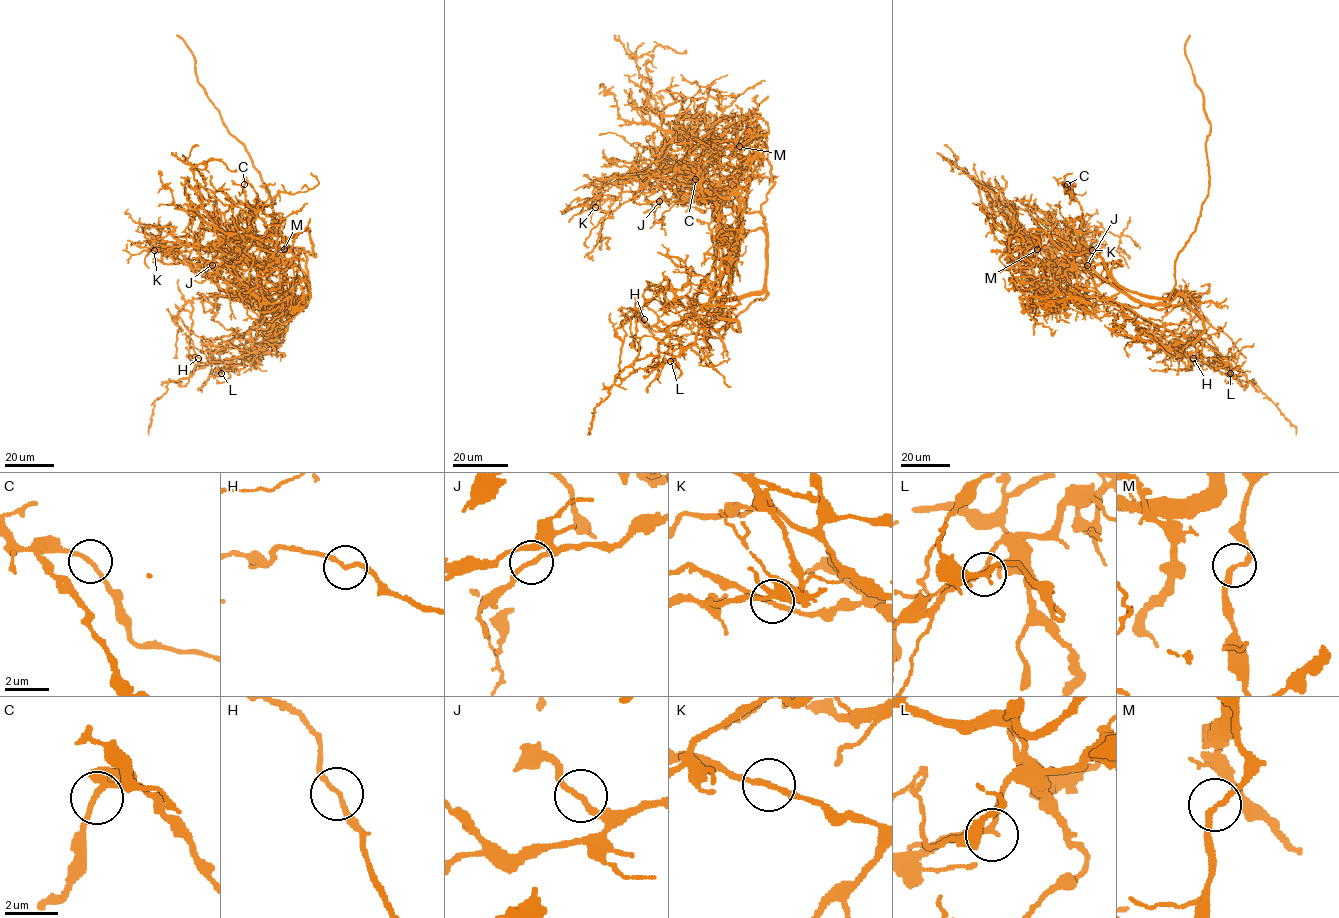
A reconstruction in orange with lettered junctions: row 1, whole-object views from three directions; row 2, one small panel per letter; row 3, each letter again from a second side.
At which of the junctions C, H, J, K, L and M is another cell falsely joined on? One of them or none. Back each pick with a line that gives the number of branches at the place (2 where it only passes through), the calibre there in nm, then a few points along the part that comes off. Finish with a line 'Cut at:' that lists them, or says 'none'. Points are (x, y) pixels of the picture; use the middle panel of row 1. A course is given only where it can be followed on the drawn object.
M: 2 branches meet; 200 nm thick; foreign part runs (739, 146), (749, 127), (760, 130), (756, 150), (701, 200), (699, 172), (662, 159), (672, 136), (624, 104)
Cut at: M

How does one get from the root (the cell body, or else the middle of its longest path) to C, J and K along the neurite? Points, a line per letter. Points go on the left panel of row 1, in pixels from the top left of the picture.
C: (308, 291), (306, 257), (301, 248), (257, 243), (245, 249), (225, 239), (261, 207), (254, 188), (244, 184)
J: (308, 291), (304, 273), (291, 262), (262, 263), (261, 267), (252, 261), (212, 265)
K: (308, 291), (301, 248), (267, 247), (252, 239), (238, 247), (154, 250)

